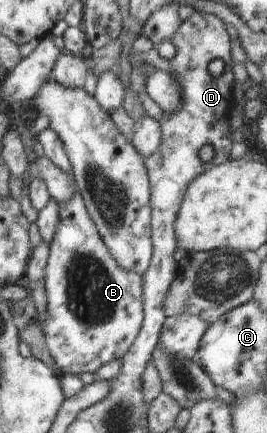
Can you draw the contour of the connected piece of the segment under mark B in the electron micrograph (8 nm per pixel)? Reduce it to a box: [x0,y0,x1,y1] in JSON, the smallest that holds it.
[42,190,143,374]

